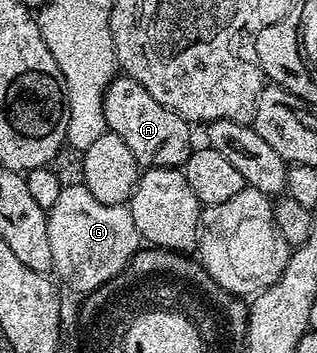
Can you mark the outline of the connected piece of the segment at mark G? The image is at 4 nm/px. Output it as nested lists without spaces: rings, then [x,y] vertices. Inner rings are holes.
[[[79,184],[78,186],[66,186],[61,188],[58,194],[57,201],[54,202],[52,208],[47,209],[48,213],[48,233],[50,234],[50,254],[52,255],[52,272],[58,277],[60,275],[59,283],[61,285],[69,284],[74,291],[80,292],[79,294],[87,294],[94,291],[96,288],[106,283],[108,279],[114,278],[120,271],[122,271],[130,263],[131,258],[136,252],[142,248],[142,241],[140,238],[140,231],[138,226],[134,226],[134,218],[132,217],[131,207],[124,204],[107,204],[106,202],[98,202],[98,198],[94,198],[94,194],[90,194],[90,190],[85,184]]]

